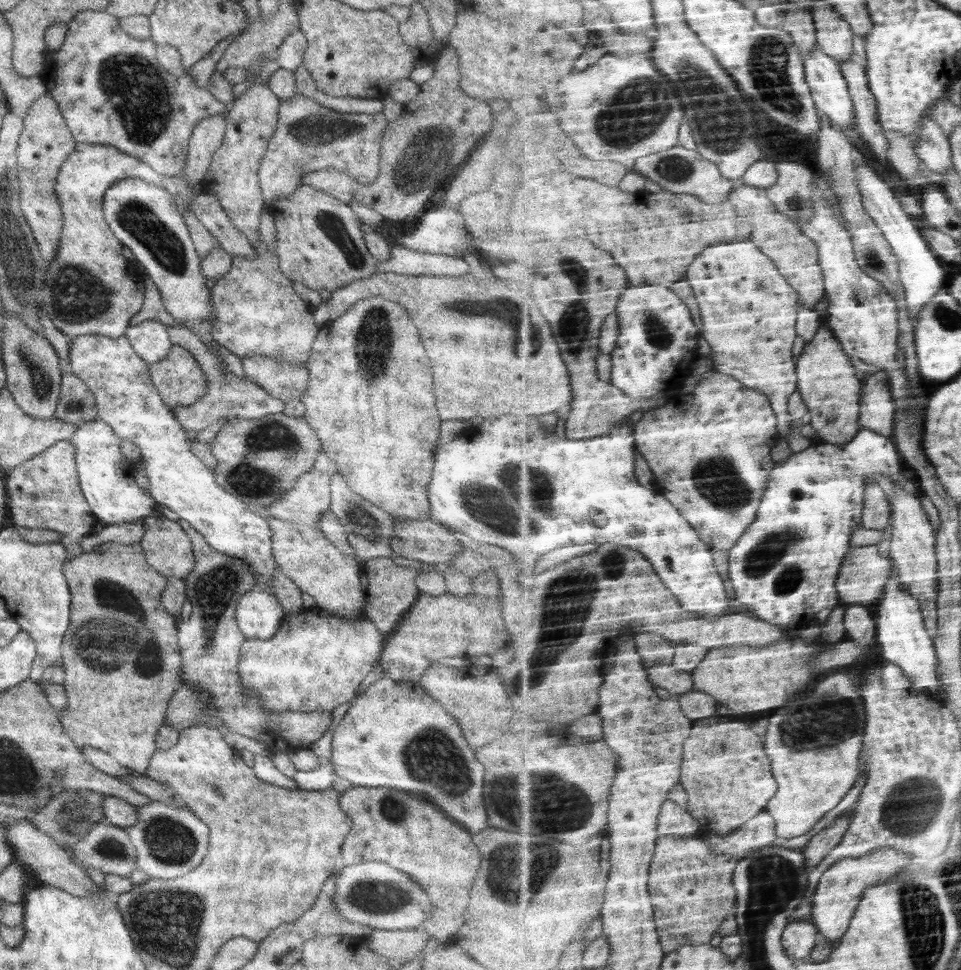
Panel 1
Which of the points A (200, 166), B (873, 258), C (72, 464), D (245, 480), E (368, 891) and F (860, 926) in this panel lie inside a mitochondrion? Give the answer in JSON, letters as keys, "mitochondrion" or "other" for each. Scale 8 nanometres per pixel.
{"A":"other","B":"mitochondrion","C":"other","D":"mitochondrion","E":"mitochondrion","F":"other"}

